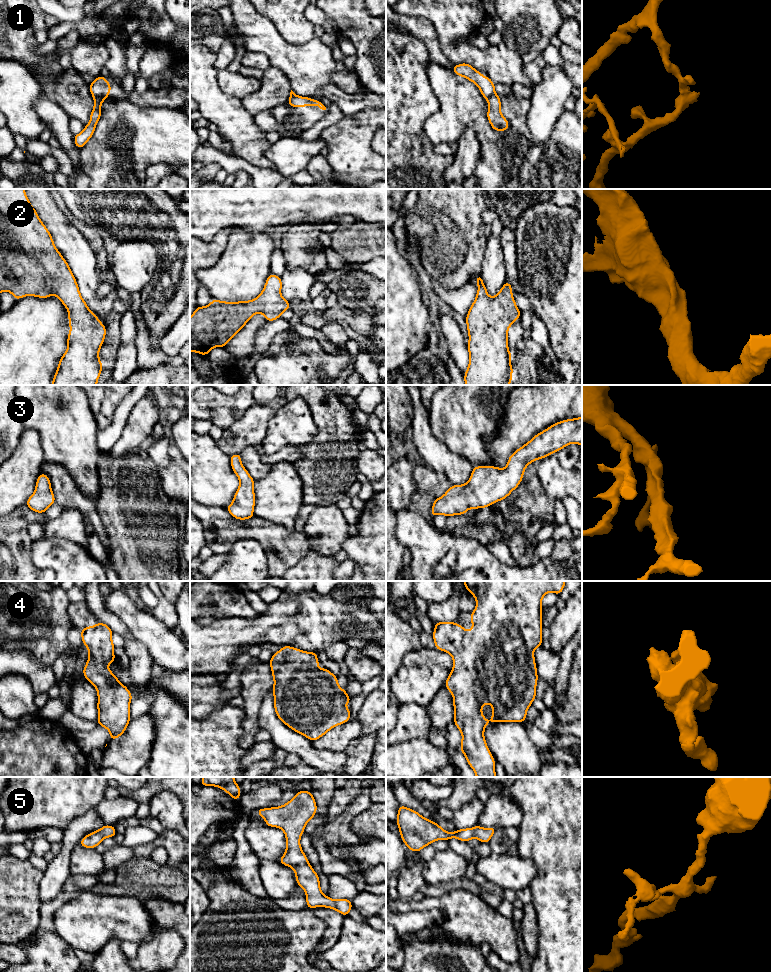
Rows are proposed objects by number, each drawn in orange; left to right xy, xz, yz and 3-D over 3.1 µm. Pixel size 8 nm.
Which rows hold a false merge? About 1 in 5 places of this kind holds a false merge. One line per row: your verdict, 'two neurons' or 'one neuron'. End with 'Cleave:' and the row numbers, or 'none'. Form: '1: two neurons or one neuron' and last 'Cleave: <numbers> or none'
1: two neurons
2: one neuron
3: one neuron
4: one neuron
5: one neuron
Cleave: 1

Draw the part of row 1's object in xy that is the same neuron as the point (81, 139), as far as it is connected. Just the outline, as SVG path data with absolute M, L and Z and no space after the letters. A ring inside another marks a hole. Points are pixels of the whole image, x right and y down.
M102 95L98 98L94 98L94 107L90 114L89 123L84 127L84 130L81 133L74 135L74 143L75 143L76 147L79 148L80 150L93 136L96 125L101 118L100 108L102 106L102 102L107 97L108 96L106 96L106 95Z

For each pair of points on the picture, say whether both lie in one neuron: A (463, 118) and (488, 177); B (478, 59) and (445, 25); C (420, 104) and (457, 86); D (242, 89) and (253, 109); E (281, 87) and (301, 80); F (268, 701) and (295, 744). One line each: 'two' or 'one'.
A: one
B: one
C: two
D: two
E: two
F: one

